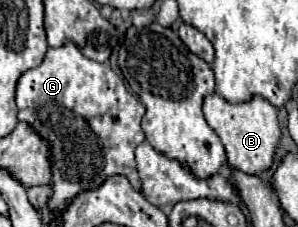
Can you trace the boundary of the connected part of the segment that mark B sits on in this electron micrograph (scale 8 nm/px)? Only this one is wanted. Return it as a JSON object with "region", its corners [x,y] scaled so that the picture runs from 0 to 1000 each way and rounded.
{"region":[[[711,410],[685,427],[685,515],[698,551],[732,586],[772,736],[859,771],[913,727],[919,665],[940,621],[940,551],[926,524],[926,471],[886,445],[886,427],[839,427],[832,445],[792,463],[752,445],[752,427],[732,410]]]}

